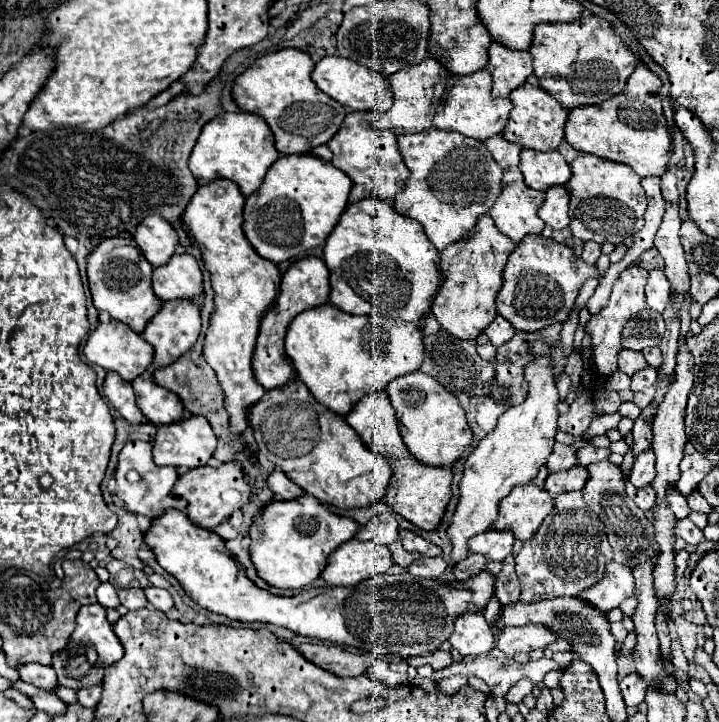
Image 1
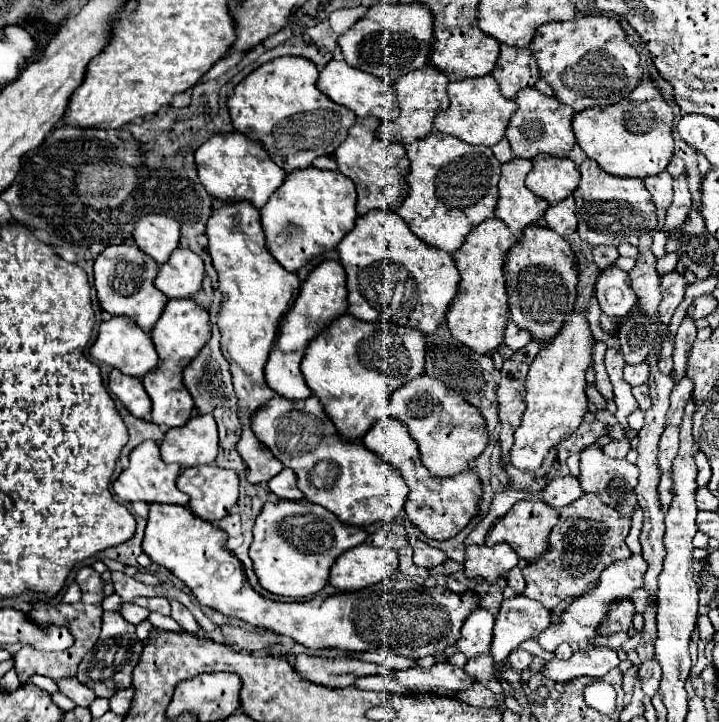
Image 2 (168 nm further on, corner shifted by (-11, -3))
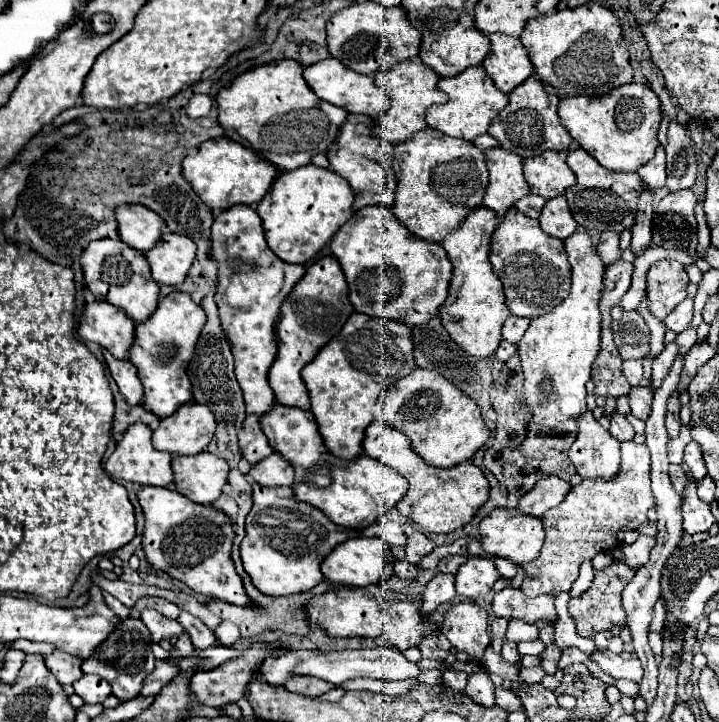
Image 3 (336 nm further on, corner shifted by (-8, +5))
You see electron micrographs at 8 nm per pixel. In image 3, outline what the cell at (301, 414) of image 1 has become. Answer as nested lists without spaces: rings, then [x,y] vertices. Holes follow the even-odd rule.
[[[276,405],[272,413],[262,417],[262,429],[272,449],[294,467],[294,497],[320,509],[336,525],[366,529],[370,523],[378,521],[384,513],[396,507],[408,489],[408,483],[398,471],[388,469],[384,463],[366,457],[364,453],[354,461],[342,461],[328,453],[310,411]]]

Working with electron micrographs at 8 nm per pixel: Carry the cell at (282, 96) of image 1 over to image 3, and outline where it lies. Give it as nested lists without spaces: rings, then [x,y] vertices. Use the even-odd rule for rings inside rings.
[[[282,59],[256,67],[234,79],[230,87],[216,95],[218,123],[226,137],[252,149],[278,171],[292,171],[308,165],[318,153],[326,153],[346,115],[326,101],[320,101],[302,77],[304,67],[296,61]]]

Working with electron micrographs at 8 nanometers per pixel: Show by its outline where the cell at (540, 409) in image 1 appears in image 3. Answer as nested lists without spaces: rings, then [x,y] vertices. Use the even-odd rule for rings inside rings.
[[[576,231],[564,239],[564,249],[572,265],[572,285],[568,297],[550,313],[534,317],[526,335],[518,343],[524,371],[524,397],[538,425],[556,427],[562,421],[580,417],[586,409],[586,381],[600,351],[600,297],[606,265],[598,255],[588,231]]]

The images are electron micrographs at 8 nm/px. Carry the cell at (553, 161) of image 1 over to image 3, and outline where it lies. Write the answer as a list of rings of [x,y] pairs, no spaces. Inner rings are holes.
[[[542,153],[524,161],[524,177],[530,185],[530,191],[546,199],[562,195],[568,187],[576,185],[572,171],[566,165],[566,153]]]

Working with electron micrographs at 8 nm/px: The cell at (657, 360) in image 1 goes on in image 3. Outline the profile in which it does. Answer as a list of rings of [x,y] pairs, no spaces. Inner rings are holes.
[[[670,343],[664,347],[664,351],[652,361],[652,389],[658,389],[664,381],[664,377],[668,375],[674,359],[676,359],[676,353],[678,353],[678,347],[676,343]]]

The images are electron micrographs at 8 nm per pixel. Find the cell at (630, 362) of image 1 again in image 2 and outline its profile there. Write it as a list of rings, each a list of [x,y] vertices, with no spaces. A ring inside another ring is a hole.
[[[643,361],[639,365],[625,365],[625,381],[629,385],[641,385],[649,379],[649,365]]]

